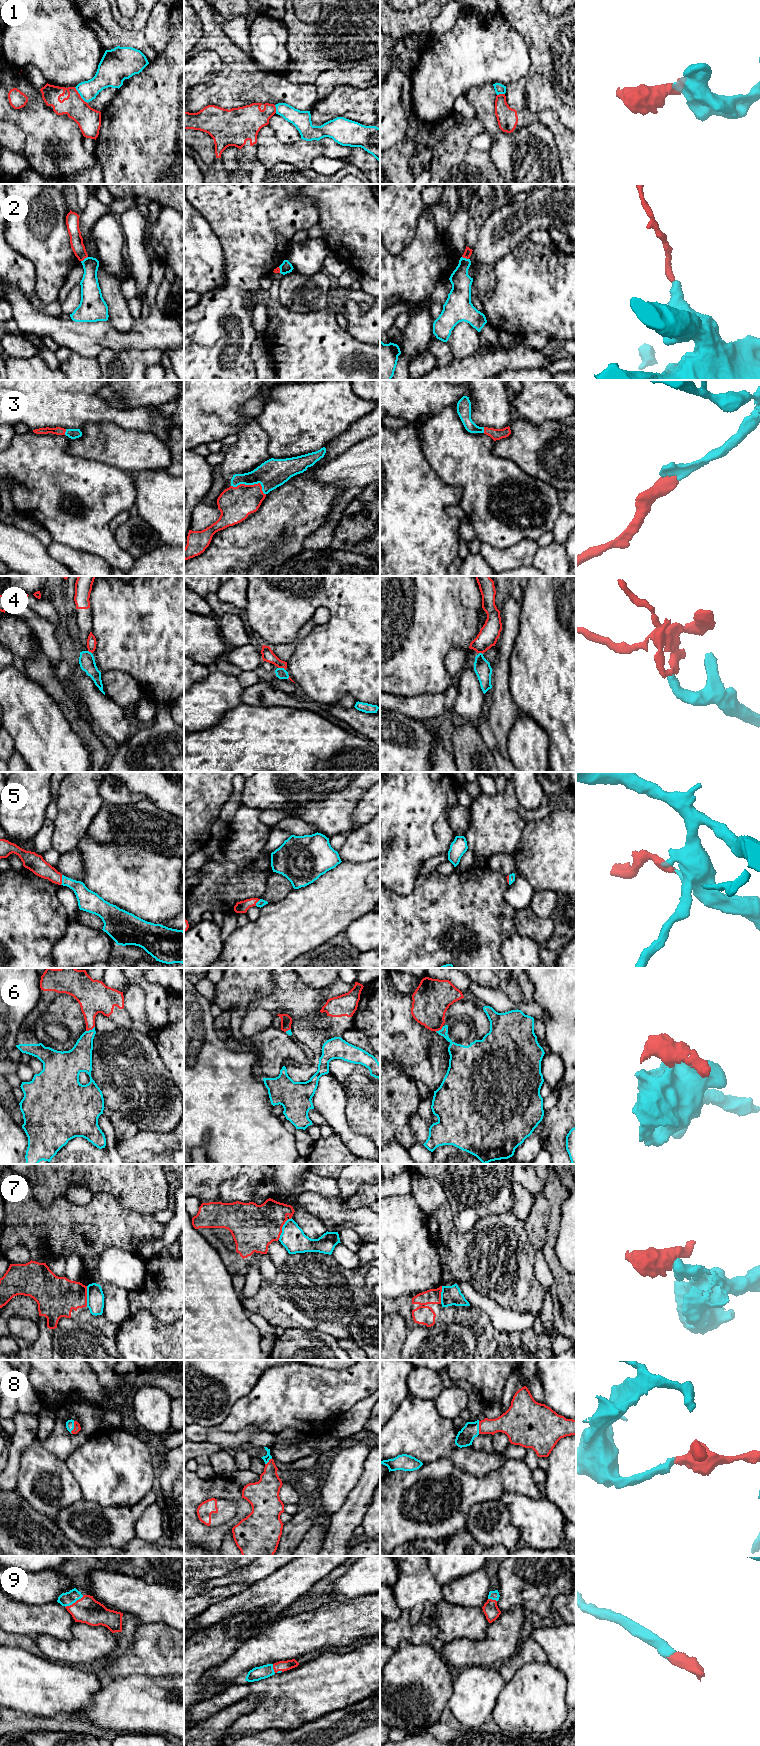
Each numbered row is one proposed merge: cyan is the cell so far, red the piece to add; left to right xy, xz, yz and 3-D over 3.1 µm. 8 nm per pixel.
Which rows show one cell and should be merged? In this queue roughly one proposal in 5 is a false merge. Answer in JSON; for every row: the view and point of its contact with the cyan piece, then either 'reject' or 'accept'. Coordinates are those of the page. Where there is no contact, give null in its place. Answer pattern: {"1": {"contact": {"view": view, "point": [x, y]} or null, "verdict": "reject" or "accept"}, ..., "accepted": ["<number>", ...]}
{"1": {"contact": {"view": "xy", "point": [80, 95]}, "verdict": "reject"}, "2": {"contact": {"view": "xy", "point": [85, 258]}, "verdict": "reject"}, "3": {"contact": {"view": "xz", "point": [251, 484]}, "verdict": "accept"}, "4": {"contact": {"view": "xz", "point": [282, 668]}, "verdict": "accept"}, "5": {"contact": {"view": "xy", "point": [62, 880]}, "verdict": "accept"}, "6": {"contact": {"view": "xy", "point": [90, 1030]}, "verdict": "accept"}, "7": {"contact": {"view": "xz", "point": [282, 1228]}, "verdict": "reject"}, "8": {"contact": {"view": "xy", "point": [73, 1427]}, "verdict": "accept"}, "9": {"contact": {"view": "xy", "point": [74, 1602]}, "verdict": "accept"}, "accepted": ["3", "4", "5", "6", "8", "9"]}

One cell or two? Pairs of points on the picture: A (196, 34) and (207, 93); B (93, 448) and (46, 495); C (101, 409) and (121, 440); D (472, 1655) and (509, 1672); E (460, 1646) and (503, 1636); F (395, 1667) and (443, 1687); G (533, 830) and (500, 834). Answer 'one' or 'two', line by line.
A: two
B: two
C: two
D: two
E: one
F: one
G: two

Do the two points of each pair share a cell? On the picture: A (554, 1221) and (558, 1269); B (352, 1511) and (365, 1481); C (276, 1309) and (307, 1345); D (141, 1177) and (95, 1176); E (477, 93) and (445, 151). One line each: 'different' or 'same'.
A: same
B: same
C: different
D: same
E: different

